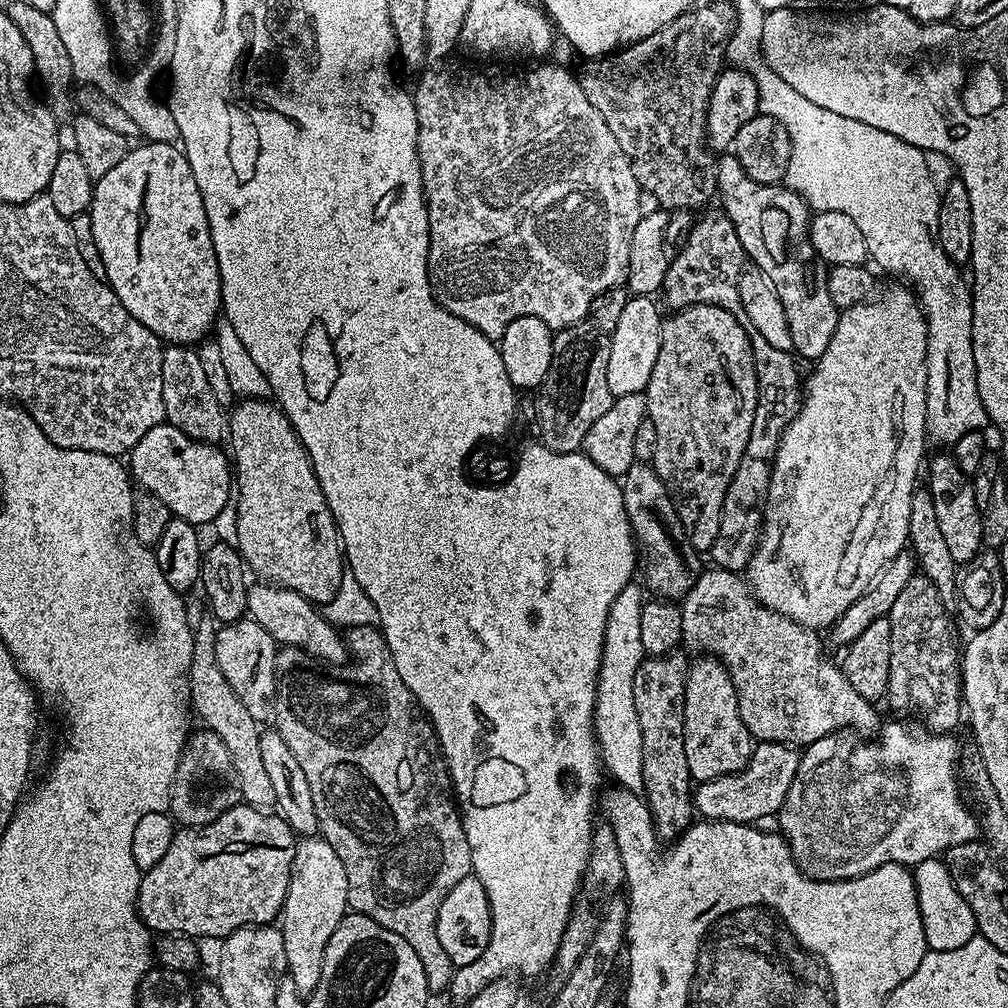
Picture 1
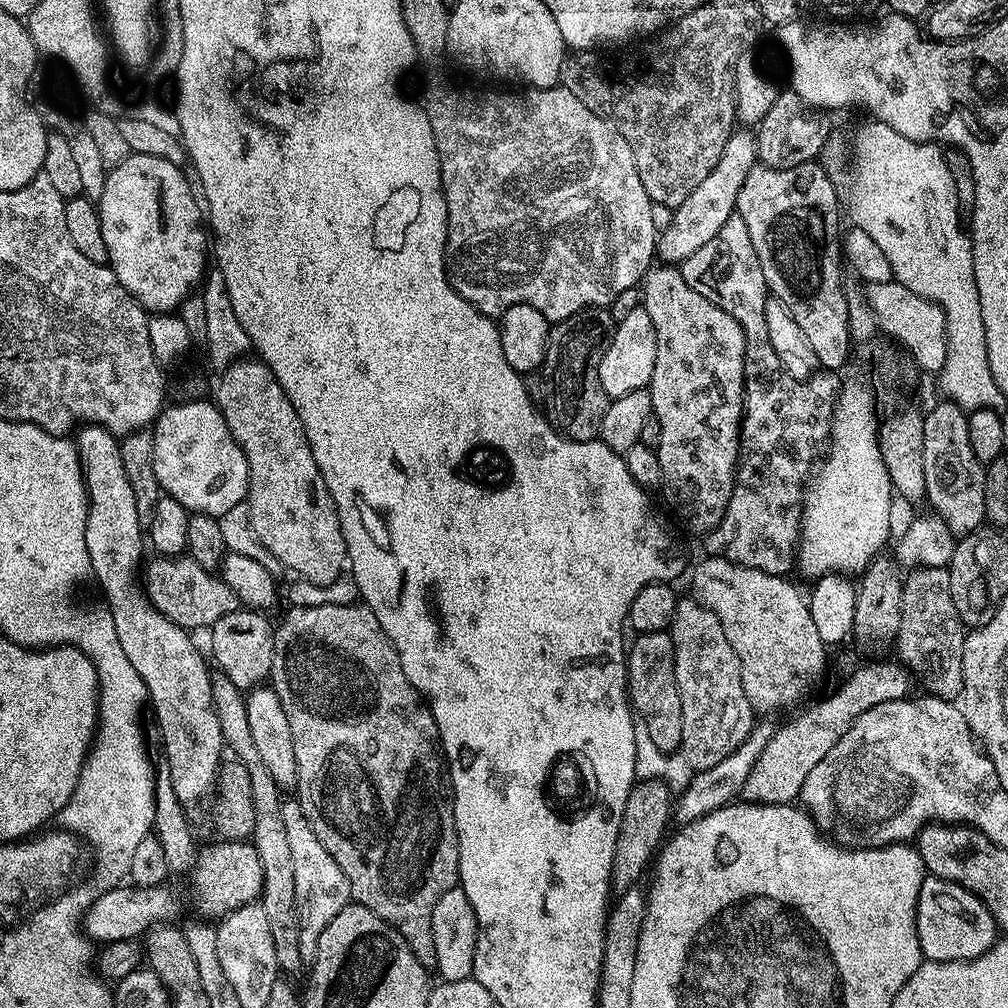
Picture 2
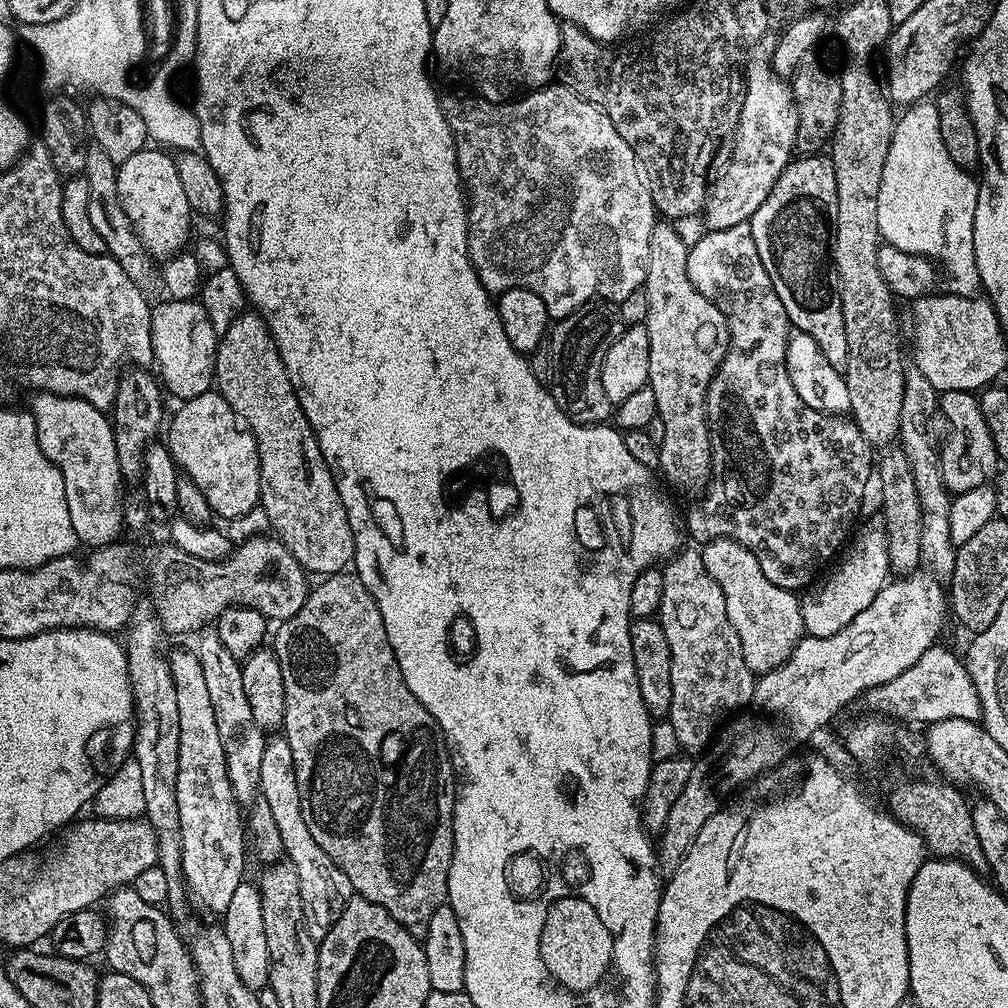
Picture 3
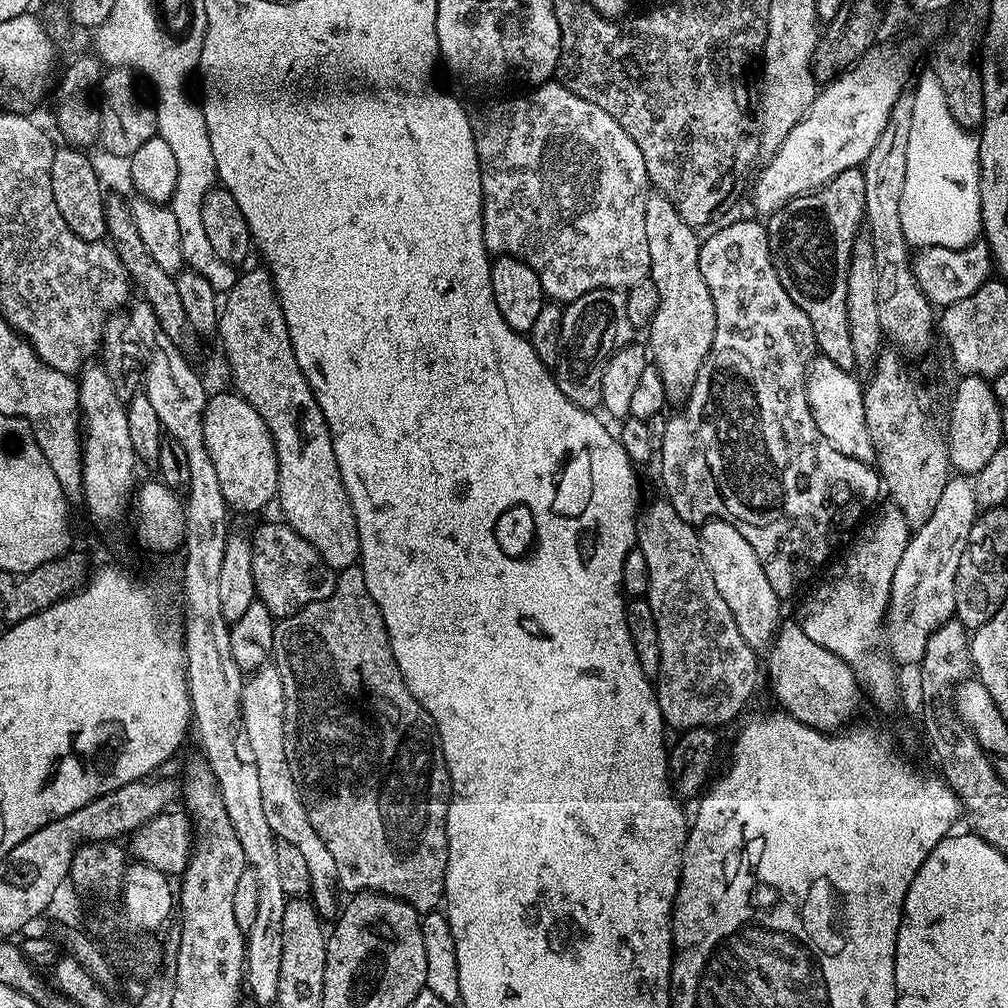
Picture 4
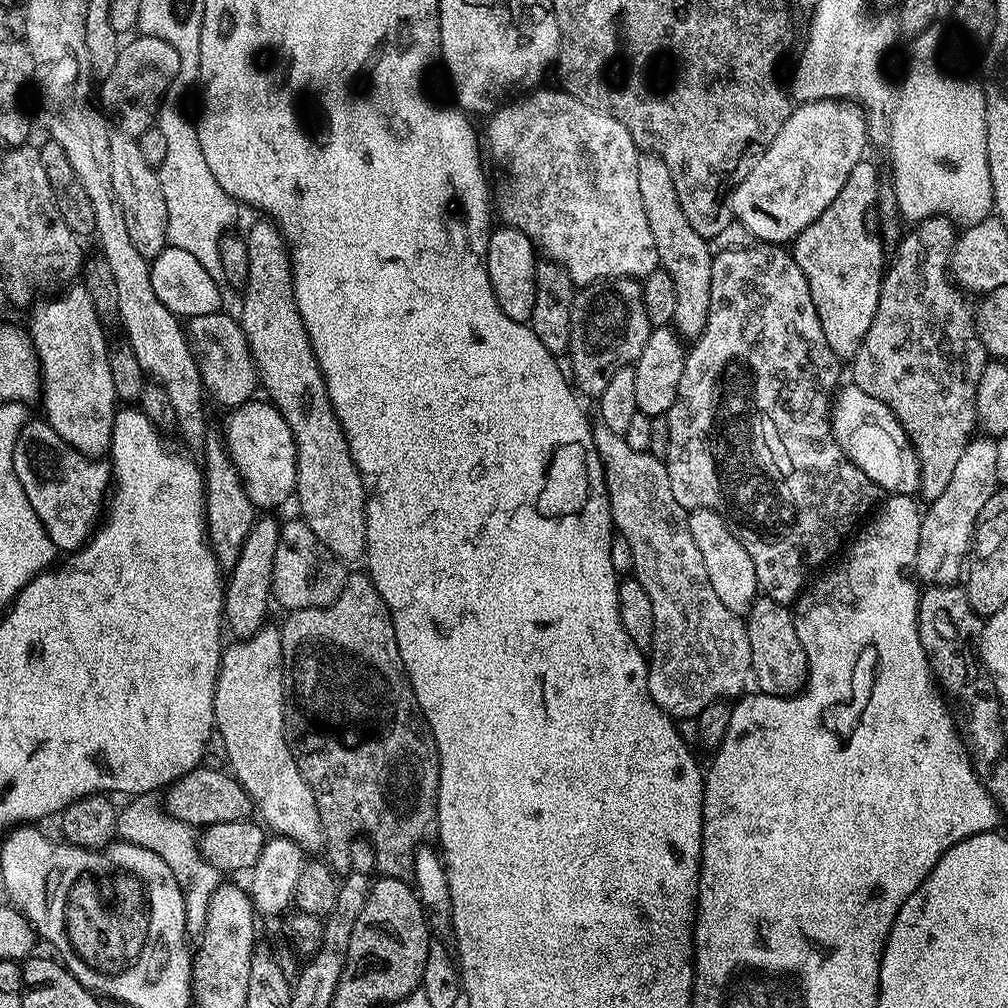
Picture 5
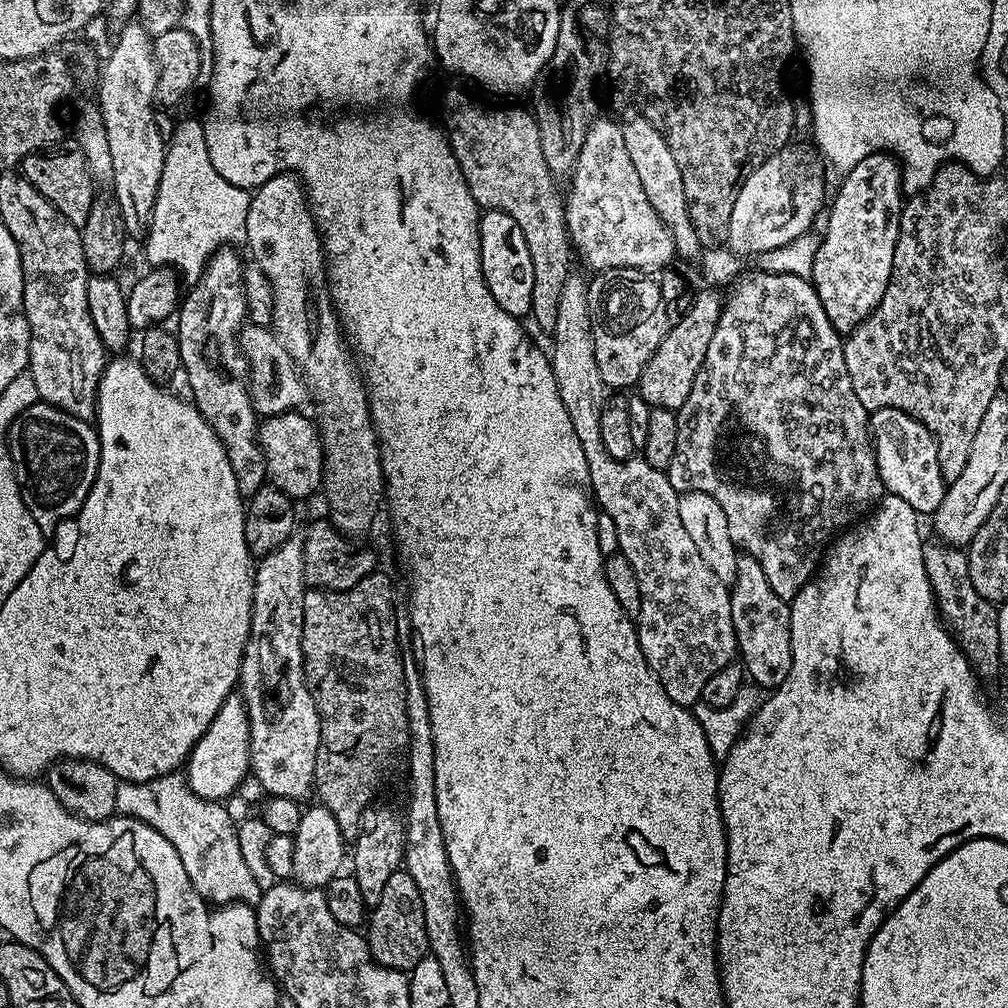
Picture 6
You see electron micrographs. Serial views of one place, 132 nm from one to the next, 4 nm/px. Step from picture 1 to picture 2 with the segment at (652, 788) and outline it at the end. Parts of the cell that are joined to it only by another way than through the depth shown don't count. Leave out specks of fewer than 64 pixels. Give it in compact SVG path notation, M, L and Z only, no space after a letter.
M671 631L662 632L641 632L635 637L636 641L631 641L630 647L627 649L628 654L628 698L632 702L635 715L642 722L646 722L646 730L650 730L650 734L654 738L655 744L662 749L663 752L675 752L682 742L682 694L678 694L678 682L674 678L674 642L672 641Z

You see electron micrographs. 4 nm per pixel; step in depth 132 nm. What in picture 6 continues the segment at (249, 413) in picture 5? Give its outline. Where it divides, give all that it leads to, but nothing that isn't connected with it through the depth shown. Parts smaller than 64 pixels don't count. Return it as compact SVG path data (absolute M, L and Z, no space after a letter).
M293 410L277 416L269 416L259 425L260 449L266 462L268 480L293 501L321 487L324 479L324 447L320 441L320 429L303 416L303 411Z

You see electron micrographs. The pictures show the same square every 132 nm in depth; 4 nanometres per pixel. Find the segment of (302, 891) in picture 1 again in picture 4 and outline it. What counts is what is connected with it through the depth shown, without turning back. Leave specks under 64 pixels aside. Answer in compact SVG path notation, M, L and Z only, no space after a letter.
M275 666L258 668L245 679L240 699L240 722L244 738L254 754L254 766L258 766L258 783L262 789L262 810L266 813L266 822L270 822L270 830L277 838L298 846L298 850L305 856L306 867L310 870L311 903L321 917L332 918L338 912L338 866L330 850L326 850L326 842L318 838L318 830L314 830L314 826L310 826L310 818L306 818L306 806L286 758L285 710L282 678Z

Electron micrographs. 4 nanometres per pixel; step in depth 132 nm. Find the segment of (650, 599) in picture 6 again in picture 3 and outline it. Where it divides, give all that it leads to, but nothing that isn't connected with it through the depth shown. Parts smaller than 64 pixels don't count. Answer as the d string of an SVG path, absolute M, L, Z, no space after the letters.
M695 547L687 548L677 552L662 568L664 577L658 619L662 630L666 630L666 642L670 646L670 710L666 720L673 724L681 749L704 750L715 741L729 717L751 705L756 680L750 666L746 666L746 658L742 658L738 634L734 626L730 626L726 598L722 598L722 586L710 578L700 552Z

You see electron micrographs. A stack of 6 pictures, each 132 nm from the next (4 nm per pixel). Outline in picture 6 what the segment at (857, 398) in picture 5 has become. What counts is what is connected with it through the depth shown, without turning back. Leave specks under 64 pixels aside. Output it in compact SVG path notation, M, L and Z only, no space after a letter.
M880 406L870 416L872 450L876 454L878 474L884 483L885 493L897 496L906 502L917 514L935 514L946 491L946 481L938 462L938 446L932 432L926 430L909 412L897 408Z

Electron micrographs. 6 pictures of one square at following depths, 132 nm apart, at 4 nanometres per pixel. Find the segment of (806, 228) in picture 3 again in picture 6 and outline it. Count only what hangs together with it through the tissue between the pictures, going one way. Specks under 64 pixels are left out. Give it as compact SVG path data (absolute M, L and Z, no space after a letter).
M871 152L858 166L843 173L836 197L831 197L828 225L822 231L811 282L834 330L847 334L882 302L894 266L894 246L900 233L901 163L890 152Z

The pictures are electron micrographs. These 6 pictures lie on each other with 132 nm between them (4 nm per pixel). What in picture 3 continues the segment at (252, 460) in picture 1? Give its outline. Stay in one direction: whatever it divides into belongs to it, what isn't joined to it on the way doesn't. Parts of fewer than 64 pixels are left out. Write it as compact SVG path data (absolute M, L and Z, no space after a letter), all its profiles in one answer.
M254 310L241 311L230 322L229 329L219 337L214 384L220 396L230 402L244 427L254 434L260 459L259 507L264 508L265 518L272 523L271 531L276 539L288 547L290 554L298 558L304 571L309 574L317 572L317 577L323 578L345 571L353 563L356 554L346 506L342 506L342 498L322 458L314 430L310 422L306 422L306 414L294 394L294 386L286 374L286 366L278 354L274 338L269 334L264 319Z

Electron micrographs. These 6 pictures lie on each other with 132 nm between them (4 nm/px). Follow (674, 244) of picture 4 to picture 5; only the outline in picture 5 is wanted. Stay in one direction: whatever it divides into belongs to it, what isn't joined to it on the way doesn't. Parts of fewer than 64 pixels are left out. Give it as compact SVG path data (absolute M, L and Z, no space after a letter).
M641 155L638 162L638 191L642 194L642 207L646 209L646 222L650 222L650 234L654 234L654 246L658 250L660 268L670 274L674 282L674 294L677 305L671 323L675 331L684 338L695 338L706 326L706 318L710 310L710 270L712 269L713 249L708 249L709 241L690 226L690 218L682 210L682 202L678 202L678 190L674 190L674 178L670 178L670 169L659 156Z

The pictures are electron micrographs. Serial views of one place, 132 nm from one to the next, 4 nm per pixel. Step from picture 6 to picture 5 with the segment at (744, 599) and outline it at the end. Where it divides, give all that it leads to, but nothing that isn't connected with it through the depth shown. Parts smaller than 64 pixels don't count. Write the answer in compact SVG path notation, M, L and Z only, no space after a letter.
M763 594L757 595L746 613L746 627L752 655L752 676L754 684L755 680L757 684L755 687L768 696L797 695L808 683L808 659L802 642L798 642L793 609Z

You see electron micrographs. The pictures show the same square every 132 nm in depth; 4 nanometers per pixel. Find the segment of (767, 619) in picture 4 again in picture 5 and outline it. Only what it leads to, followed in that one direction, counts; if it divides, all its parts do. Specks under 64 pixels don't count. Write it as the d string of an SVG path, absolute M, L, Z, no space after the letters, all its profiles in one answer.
M697 508L688 512L690 534L698 550L702 550L702 562L706 562L706 574L710 574L710 586L714 586L714 594L722 601L726 610L737 614L747 613L758 595L756 571L750 554L746 554L746 546L732 531L727 520L712 508Z

